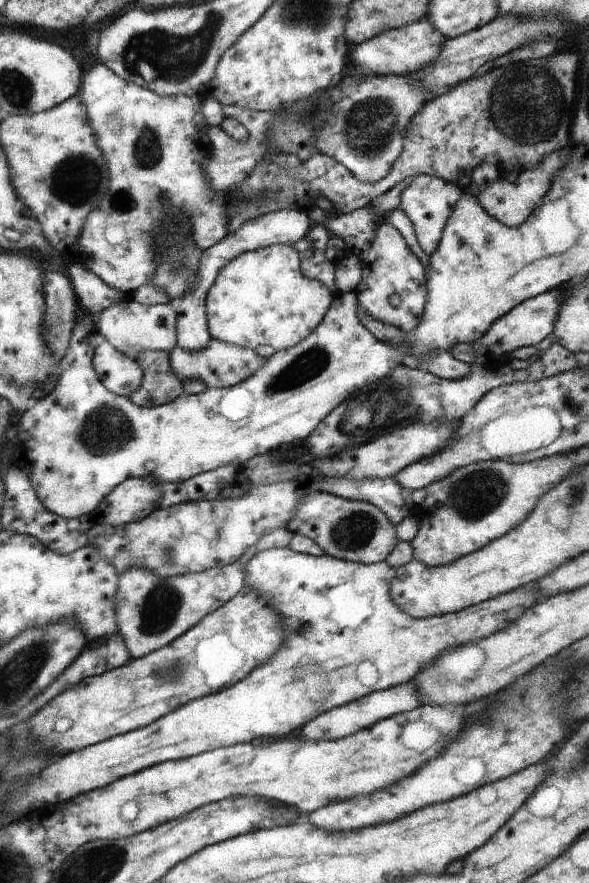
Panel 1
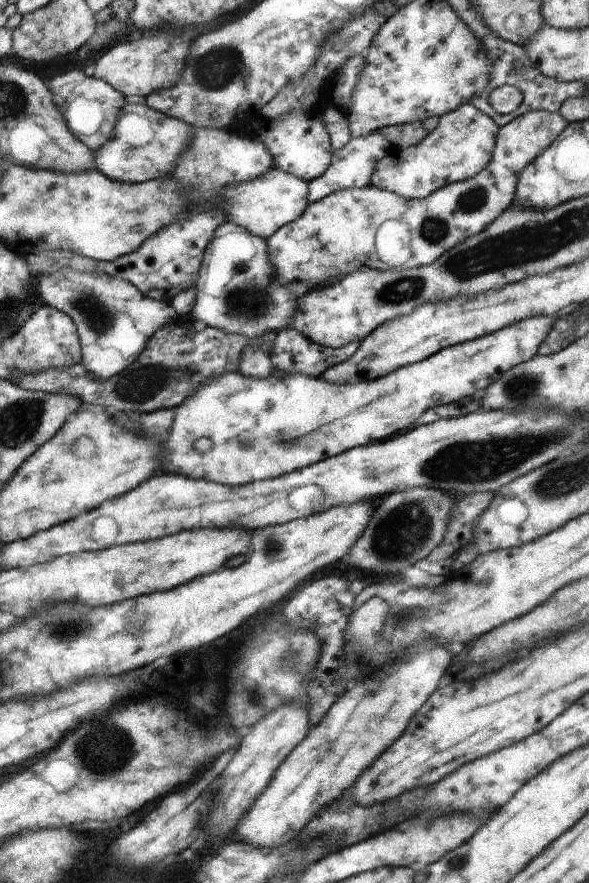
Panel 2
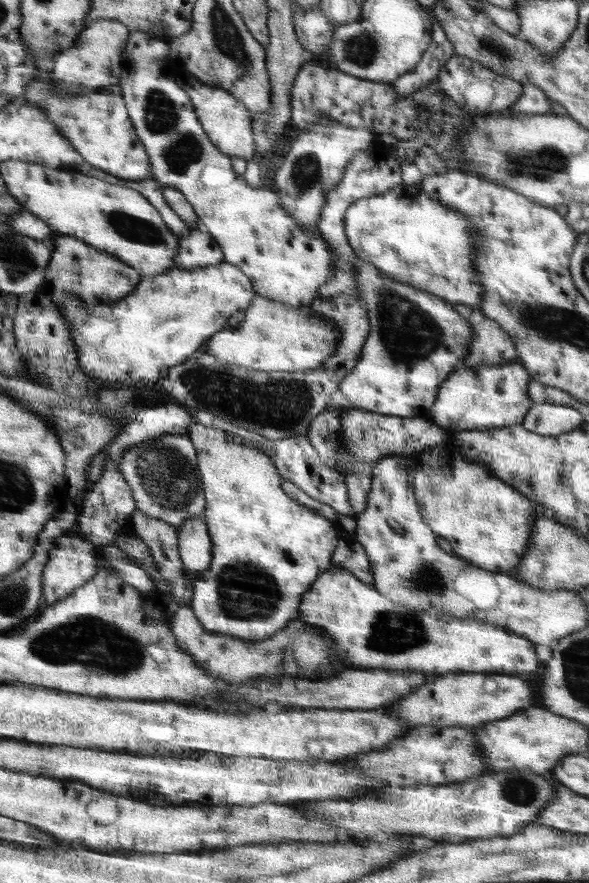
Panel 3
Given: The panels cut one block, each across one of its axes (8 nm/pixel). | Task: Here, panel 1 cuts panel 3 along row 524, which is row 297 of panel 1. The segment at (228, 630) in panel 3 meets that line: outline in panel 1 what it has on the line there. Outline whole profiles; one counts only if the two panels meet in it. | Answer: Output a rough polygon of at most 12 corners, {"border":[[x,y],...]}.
{"border":[[294,245],[231,260],[205,302],[212,339],[286,350],[335,293]]}

